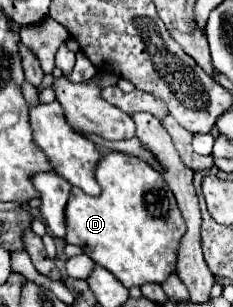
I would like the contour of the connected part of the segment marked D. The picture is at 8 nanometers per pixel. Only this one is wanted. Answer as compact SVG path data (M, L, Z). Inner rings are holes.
M111 152L99 162L97 182L103 188L99 198L79 188L71 190L65 242L81 246L95 264L107 268L125 288L149 282L163 284L175 272L179 242L187 232L167 182L145 160L121 152Z

